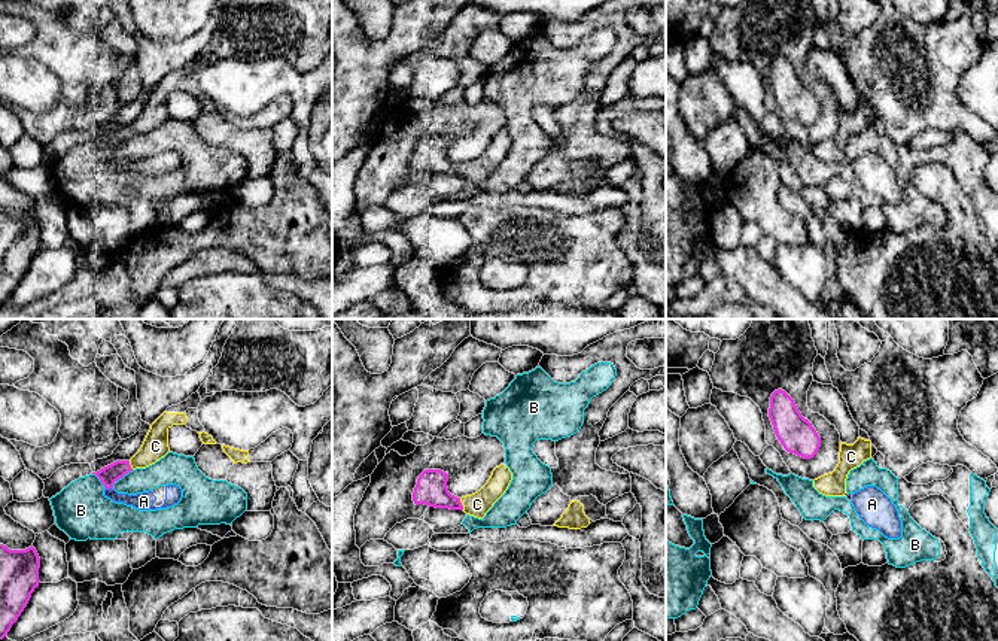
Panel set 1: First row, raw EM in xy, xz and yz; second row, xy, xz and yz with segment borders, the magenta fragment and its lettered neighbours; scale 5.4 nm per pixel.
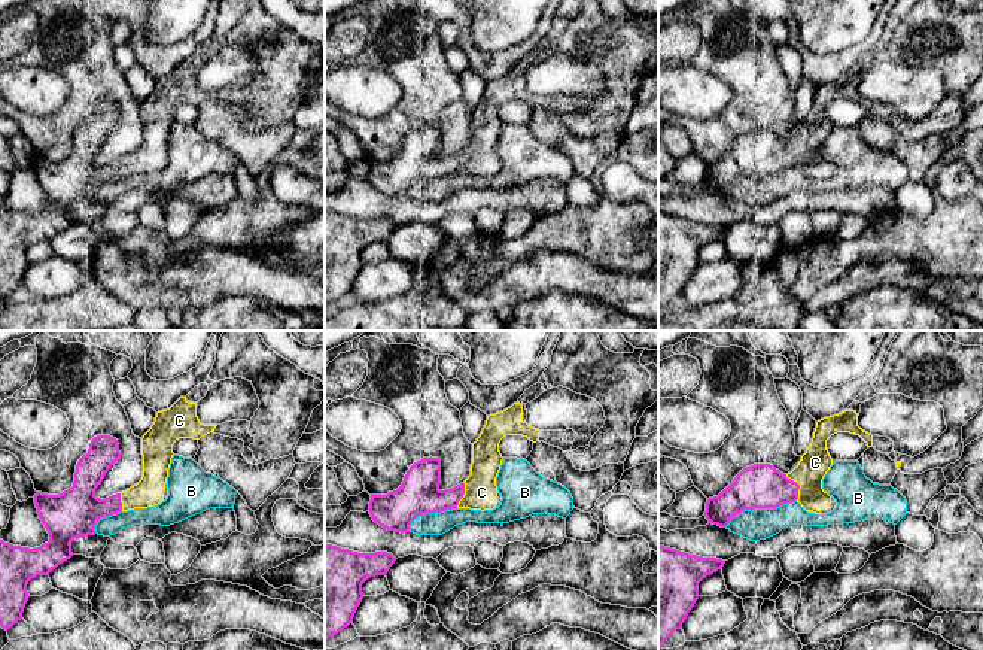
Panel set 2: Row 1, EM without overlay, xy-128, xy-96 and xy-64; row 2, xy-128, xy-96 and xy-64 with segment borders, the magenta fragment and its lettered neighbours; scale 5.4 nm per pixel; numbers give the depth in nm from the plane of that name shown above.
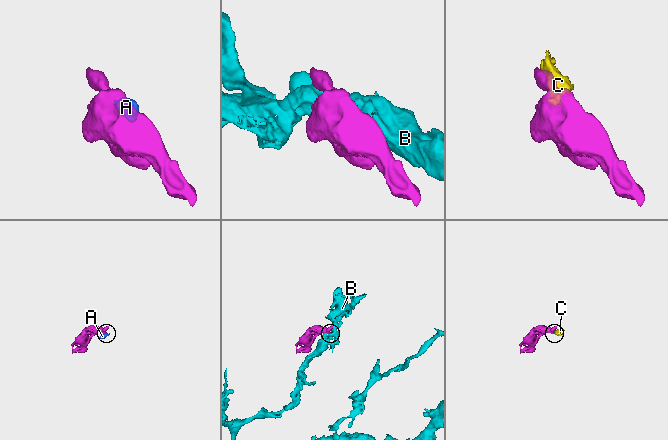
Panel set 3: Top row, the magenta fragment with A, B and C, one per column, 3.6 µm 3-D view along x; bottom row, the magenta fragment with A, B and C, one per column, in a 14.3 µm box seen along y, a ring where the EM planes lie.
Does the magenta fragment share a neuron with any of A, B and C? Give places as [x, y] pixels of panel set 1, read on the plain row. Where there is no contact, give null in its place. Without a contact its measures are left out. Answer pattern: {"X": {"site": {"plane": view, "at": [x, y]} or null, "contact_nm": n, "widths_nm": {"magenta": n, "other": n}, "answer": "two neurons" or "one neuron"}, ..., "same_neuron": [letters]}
{"A": {"site": {"plane": "xy", "at": [109, 154]}, "contact_nm": 40, "widths_nm": {"magenta": 100, "other": 100}, "answer": "one neuron"}, "B": {"site": {"plane": "xy", "at": [121, 143]}, "contact_nm": 160, "widths_nm": {"magenta": 100, "other": 240}, "answer": "two neurons"}, "C": {"site": {"plane": "xz", "at": [461, 170]}, "contact_nm": 70, "widths_nm": {"magenta": 170, "other": 130}, "answer": "one neuron"}, "same_neuron": ["A", "C"]}

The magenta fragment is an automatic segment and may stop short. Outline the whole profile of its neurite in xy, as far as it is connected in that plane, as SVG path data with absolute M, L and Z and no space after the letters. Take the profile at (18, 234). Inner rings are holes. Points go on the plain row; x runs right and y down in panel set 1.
M0 210L0 306L10 297L39 252L40 224L31 212L10 216Z

